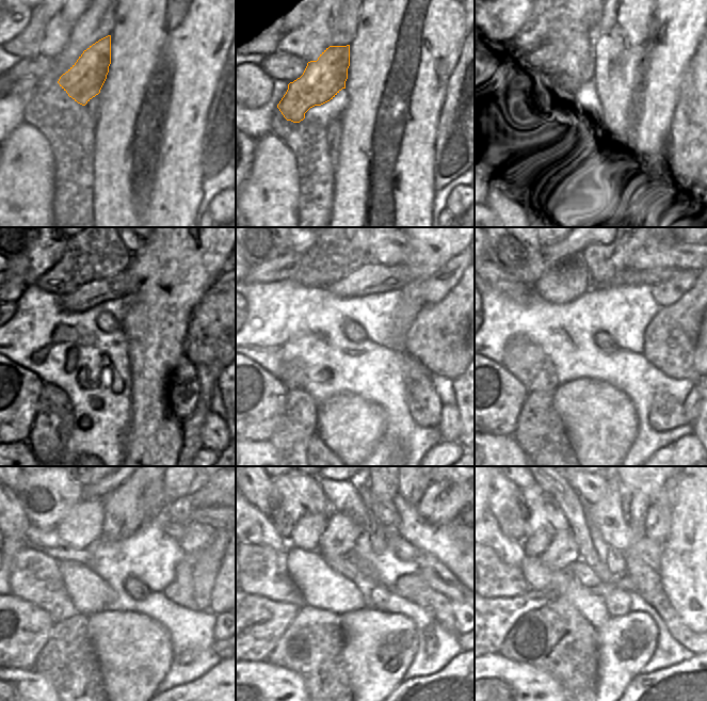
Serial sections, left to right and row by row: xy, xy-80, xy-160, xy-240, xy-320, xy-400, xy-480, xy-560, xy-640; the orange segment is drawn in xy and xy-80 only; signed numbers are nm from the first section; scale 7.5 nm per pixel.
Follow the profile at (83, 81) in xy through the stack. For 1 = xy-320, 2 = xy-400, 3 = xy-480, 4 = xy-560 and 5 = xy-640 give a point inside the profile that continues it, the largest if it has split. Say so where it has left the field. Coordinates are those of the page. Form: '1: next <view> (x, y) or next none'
1: next xy-320 (301, 413)
2: next xy-400 (546, 411)
3: next xy-480 (89, 679)
4: next xy-560 (327, 683)
5: next xy-640 (565, 673)

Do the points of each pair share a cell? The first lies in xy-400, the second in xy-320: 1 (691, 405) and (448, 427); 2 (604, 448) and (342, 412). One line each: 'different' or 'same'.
1: same
2: same

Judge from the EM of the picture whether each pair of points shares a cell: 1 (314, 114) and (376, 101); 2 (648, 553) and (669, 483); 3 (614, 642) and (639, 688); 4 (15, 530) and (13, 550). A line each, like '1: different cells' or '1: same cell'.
1: different cells
2: different cells
3: different cells
4: different cells

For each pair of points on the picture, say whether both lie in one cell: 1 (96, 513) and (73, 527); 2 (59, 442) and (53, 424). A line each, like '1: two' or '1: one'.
1: one
2: two

